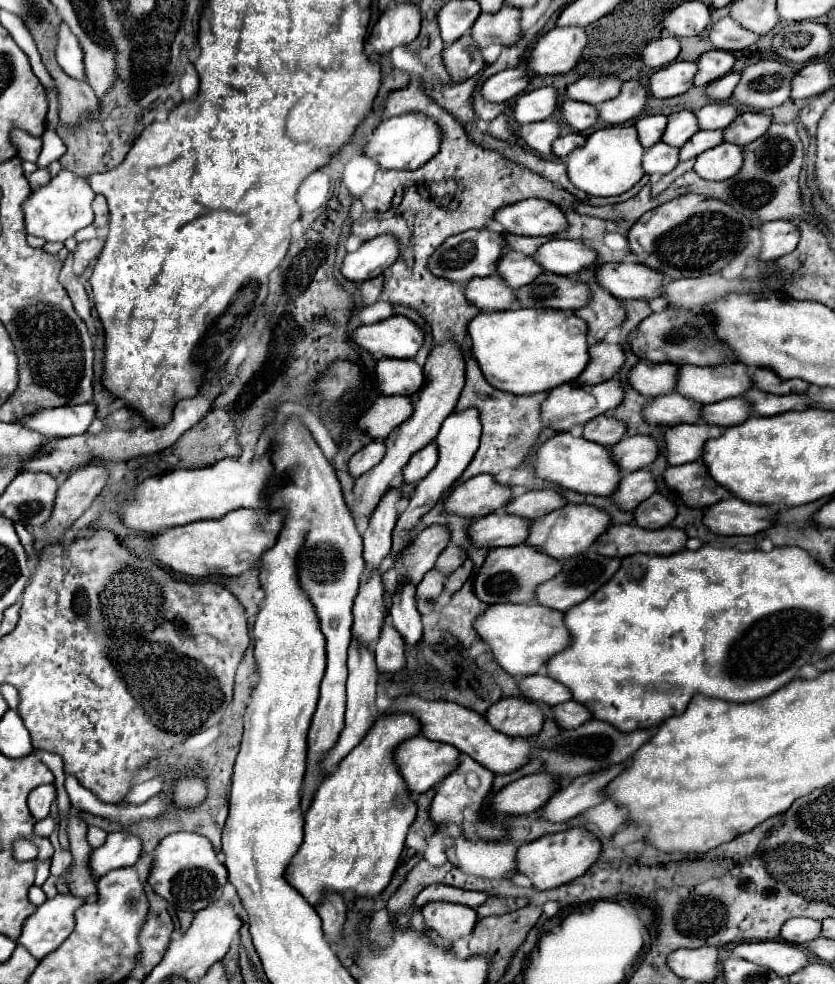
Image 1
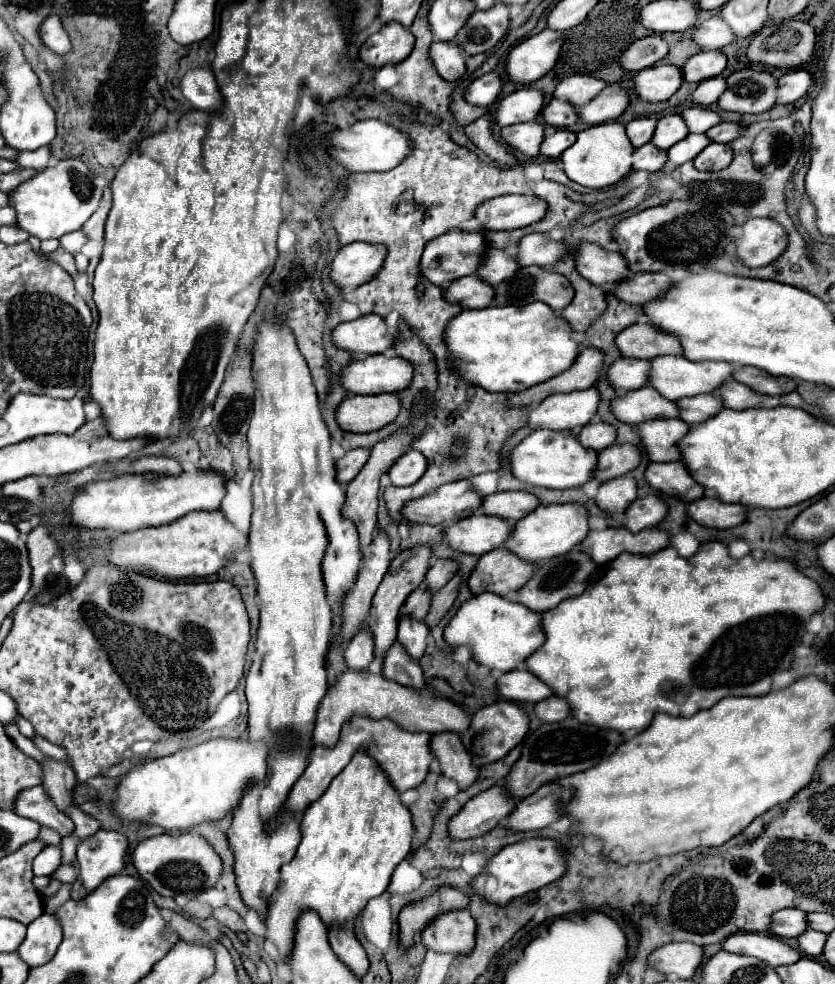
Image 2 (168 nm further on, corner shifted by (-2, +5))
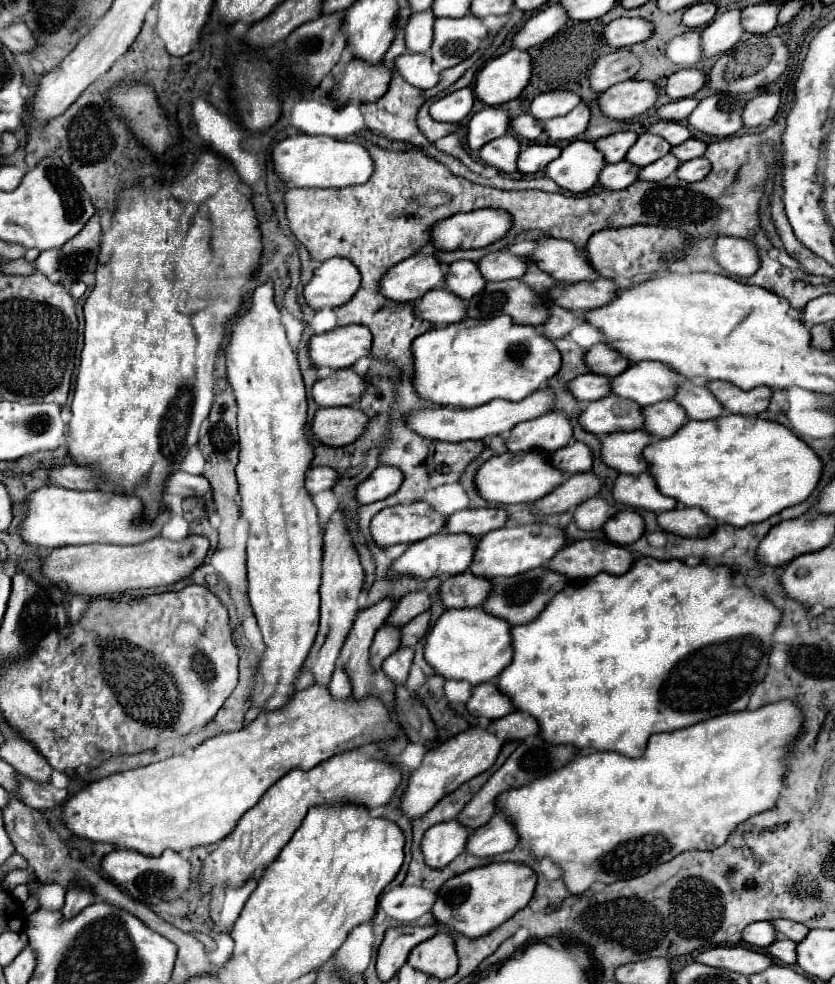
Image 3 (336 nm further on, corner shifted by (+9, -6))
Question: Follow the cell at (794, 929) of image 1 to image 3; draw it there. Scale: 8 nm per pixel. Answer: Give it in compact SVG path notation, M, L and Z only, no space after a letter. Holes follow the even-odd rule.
M769 921L751 923L751 927L745 927L743 941L755 945L755 947L769 947L773 941L777 941L777 931Z

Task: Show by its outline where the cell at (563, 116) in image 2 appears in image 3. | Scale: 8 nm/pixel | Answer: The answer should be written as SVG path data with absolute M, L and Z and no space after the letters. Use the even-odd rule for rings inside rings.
M519 115L519 117L513 117L511 119L511 129L517 137L525 137L529 141L537 141L537 139L543 139L545 131L543 131L543 125L533 119L533 115Z

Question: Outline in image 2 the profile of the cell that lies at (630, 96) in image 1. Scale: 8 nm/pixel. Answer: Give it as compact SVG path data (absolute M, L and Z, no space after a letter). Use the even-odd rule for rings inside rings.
M608 84L594 100L580 106L576 112L580 122L594 126L618 118L626 110L626 106L628 106L626 90L620 88L620 84Z

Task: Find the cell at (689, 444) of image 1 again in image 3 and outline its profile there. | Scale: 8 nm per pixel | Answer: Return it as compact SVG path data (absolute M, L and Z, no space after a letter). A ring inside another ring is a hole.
M621 431L603 437L603 461L605 465L617 469L619 473L639 475L647 471L647 461L643 459L643 449L653 441L647 431Z

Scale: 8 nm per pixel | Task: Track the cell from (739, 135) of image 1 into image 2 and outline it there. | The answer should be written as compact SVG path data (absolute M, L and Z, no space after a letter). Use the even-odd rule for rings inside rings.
M722 122L722 124L716 124L714 128L710 128L706 132L706 136L710 138L710 142L722 142L722 144L728 144L730 140L734 140L734 136L740 136L742 128L738 124L732 124L732 122Z

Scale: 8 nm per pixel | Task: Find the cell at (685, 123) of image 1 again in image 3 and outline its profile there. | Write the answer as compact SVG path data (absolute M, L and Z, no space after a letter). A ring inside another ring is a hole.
M643 133L643 135L639 135L637 143L629 149L625 159L637 167L645 167L649 163L655 163L657 159L661 159L669 151L671 151L671 145L665 139L659 139L659 135Z

